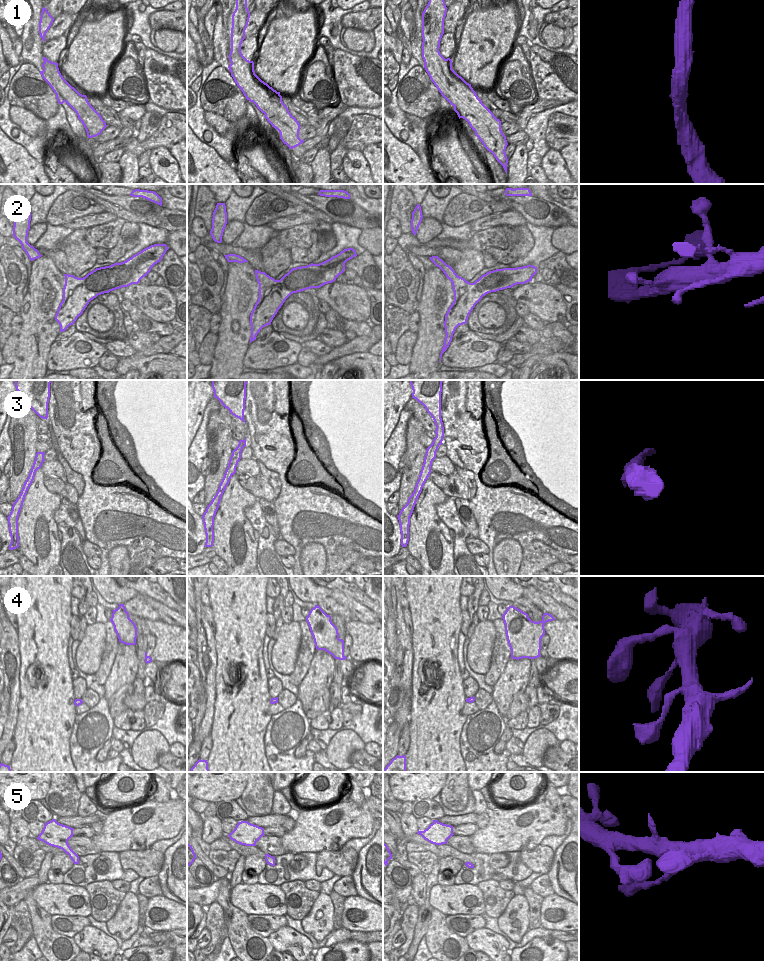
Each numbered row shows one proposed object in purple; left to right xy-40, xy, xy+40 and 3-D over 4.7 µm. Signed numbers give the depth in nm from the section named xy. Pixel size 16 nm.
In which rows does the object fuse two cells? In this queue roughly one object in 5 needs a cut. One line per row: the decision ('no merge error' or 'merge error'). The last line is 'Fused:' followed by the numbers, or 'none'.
1: no merge error
2: no merge error
3: no merge error
4: no merge error
5: merge error
Fused: 5

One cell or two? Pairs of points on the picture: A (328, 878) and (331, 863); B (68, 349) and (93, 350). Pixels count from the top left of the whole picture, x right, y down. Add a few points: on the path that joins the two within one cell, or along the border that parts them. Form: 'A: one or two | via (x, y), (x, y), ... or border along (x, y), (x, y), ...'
A: two | border along (323, 867), (341, 876)
B: one | via (74, 352), (87, 353)

